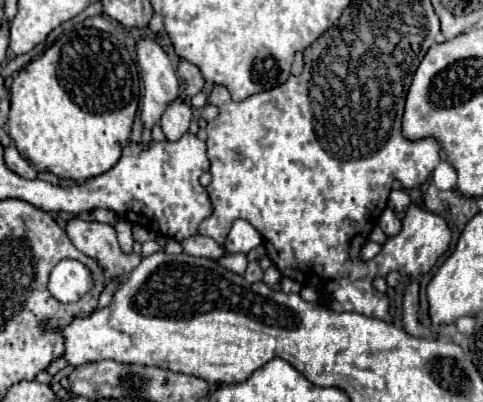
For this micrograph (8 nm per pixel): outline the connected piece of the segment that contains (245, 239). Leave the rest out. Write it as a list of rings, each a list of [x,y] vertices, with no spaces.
[[[237,219],[227,237],[227,251],[229,253],[249,253],[251,249],[259,247],[261,243],[263,243],[263,239],[261,239],[259,231],[245,219]]]

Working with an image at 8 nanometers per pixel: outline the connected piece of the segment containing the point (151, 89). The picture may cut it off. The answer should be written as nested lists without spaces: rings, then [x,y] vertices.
[[[141,39],[137,43],[137,61],[145,89],[141,121],[143,127],[153,129],[155,125],[159,125],[159,119],[167,109],[167,103],[177,99],[179,79],[167,53],[153,39]]]

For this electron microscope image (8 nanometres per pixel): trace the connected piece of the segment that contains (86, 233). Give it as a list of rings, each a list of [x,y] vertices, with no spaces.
[[[73,219],[67,223],[65,231],[79,251],[91,259],[97,259],[107,283],[131,273],[141,261],[141,255],[121,251],[115,229],[111,225]]]

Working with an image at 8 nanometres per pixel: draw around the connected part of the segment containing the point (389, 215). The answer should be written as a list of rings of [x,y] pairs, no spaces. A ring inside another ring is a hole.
[[[385,209],[385,211],[383,211],[379,225],[381,225],[381,229],[383,229],[383,233],[385,233],[387,237],[395,237],[395,235],[399,235],[399,231],[401,231],[399,215],[395,215],[395,211],[391,211],[391,209]]]

